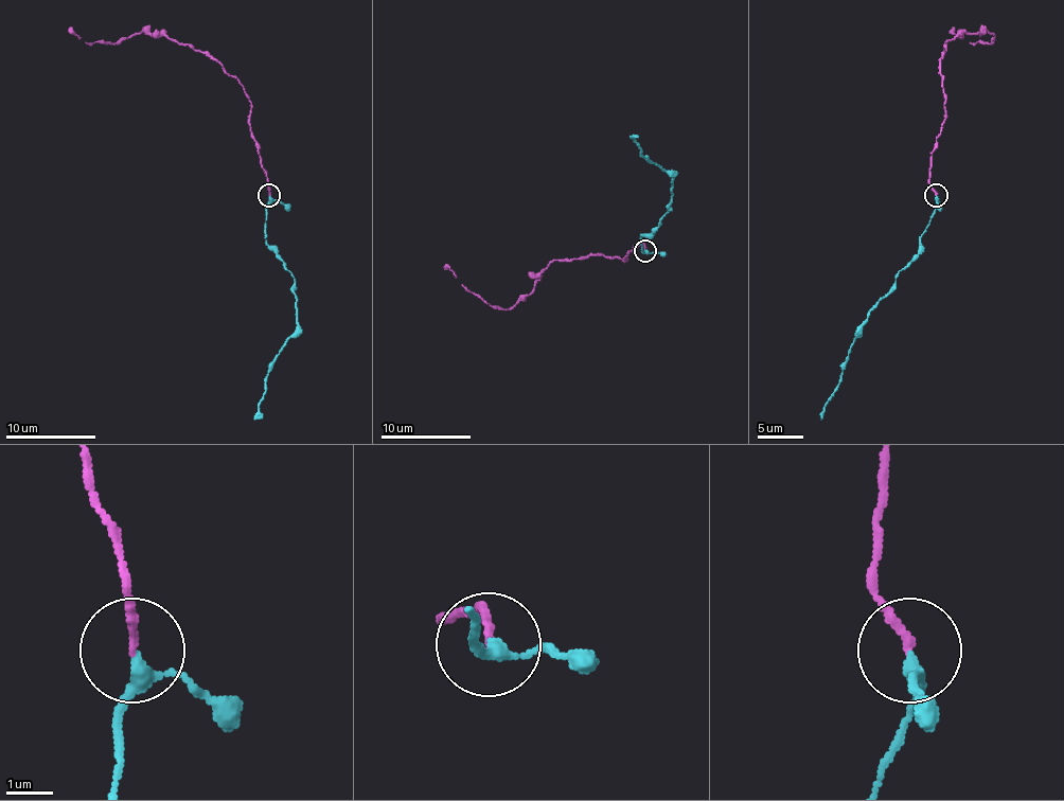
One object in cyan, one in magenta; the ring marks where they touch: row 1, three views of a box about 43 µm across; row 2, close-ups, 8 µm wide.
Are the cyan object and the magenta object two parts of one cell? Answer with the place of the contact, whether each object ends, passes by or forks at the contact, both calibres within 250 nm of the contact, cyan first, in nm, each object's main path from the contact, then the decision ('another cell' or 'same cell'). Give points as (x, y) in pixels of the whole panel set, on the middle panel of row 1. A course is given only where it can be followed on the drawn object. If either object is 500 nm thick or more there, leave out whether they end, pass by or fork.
place (644, 251); cyan passes by; magenta ends; calibres 240 and 160 nm; course cyan (644, 250), (642, 234), (649, 234), (669, 210), (671, 176), (642, 156), (631, 136); course magenta (644, 250), (642, 244), (624, 260), (592, 254), (554, 260), (536, 286), (509, 308), (471, 292), (446, 264); same cell

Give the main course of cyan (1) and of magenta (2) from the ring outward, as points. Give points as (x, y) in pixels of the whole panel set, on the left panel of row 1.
1: (268, 196), (266, 245), (294, 279), (296, 333), (266, 378), (266, 391), (254, 419)
2: (268, 196), (248, 94), (216, 60), (160, 33), (86, 42), (70, 31)

